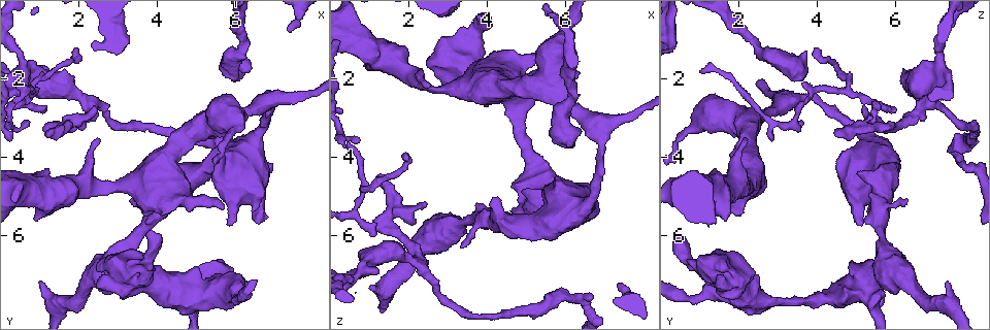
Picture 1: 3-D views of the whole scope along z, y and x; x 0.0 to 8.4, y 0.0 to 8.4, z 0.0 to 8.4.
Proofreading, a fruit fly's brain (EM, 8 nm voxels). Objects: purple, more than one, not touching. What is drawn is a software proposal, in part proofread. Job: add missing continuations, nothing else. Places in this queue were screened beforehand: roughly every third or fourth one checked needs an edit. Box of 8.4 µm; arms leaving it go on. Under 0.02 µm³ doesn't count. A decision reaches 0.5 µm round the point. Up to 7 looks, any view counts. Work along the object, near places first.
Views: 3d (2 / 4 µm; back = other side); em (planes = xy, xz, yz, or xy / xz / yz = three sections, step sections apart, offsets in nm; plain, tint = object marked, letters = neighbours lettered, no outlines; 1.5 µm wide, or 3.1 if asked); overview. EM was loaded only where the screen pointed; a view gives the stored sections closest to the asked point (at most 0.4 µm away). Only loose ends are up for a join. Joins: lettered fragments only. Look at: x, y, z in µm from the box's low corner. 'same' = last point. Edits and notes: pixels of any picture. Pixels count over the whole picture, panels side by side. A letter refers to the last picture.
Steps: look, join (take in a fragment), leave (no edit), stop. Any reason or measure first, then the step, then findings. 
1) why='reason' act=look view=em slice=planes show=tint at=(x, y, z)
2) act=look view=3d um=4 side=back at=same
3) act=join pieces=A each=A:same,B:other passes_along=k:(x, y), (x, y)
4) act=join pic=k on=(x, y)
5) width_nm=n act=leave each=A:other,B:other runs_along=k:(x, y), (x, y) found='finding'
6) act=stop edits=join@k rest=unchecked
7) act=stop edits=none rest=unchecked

why='thick end' act=look view=em slice=xy step=4 show=tint at=(1.00, 7.20, 7.35)

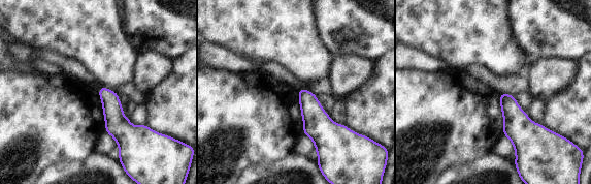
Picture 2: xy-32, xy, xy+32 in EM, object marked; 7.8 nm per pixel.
act=look view=em slice=planes show=letters at=same

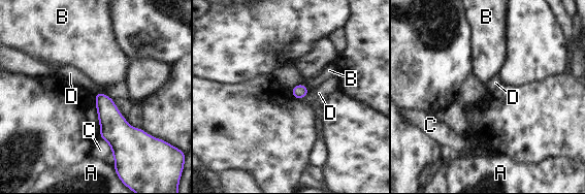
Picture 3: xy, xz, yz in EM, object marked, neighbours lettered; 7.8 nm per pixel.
act=leave each=A:other,B:other,C:other,D:other border=3:(94, 93), (104, 93), (112, 99) found='no lettered fragment goes on from it'

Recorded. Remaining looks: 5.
why='thin end' act=look view=em slice=planes show=plain at=(0.75, 3.10, 3.60)

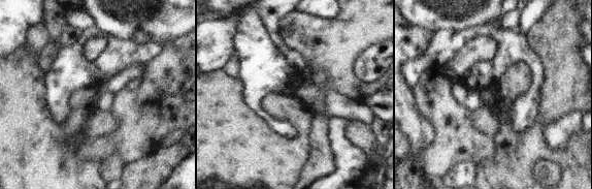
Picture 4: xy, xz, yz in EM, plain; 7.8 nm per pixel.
why='see the neighbours' act=look view=em slice=planes show=letters at=same

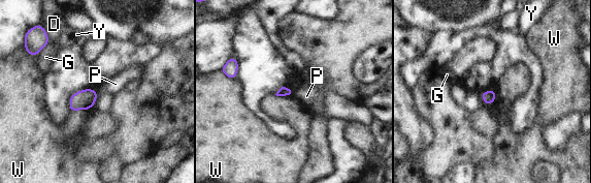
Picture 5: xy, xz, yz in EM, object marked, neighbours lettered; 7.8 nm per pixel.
longest_contact=G:160nm act=leave each=D:other,G:other,P:other,W:other,Y:other border=5:(294, 91), (292, 95) found='none of them fits'

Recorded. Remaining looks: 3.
why='branch stops here' act=look view=em slice=xy step=8 show=letters at=(2.40, 2.70, 5.20)

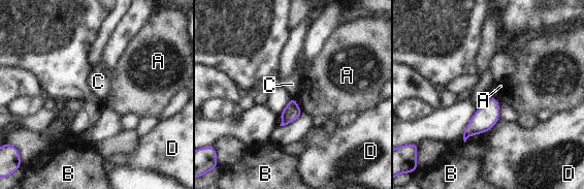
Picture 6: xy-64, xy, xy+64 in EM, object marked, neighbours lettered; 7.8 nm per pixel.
why='cut it another way' act=look view=em slice=planes show=letters at=same

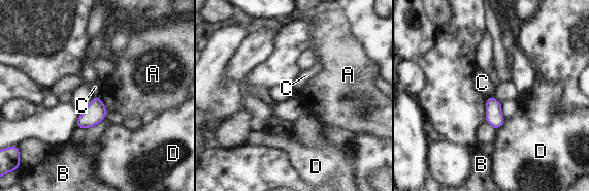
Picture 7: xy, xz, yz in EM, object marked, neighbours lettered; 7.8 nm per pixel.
longest_contact=D:120nm act=leave each=A:other,B:other,C:other,D:other border=7:(493, 96), (486, 98) found='none of them fits'

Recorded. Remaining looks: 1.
act=stop edits=none rest=unchecked

